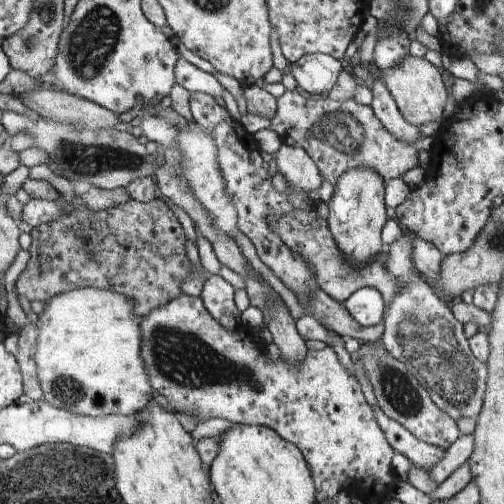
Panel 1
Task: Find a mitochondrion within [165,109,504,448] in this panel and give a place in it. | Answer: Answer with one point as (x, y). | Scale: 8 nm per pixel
(429, 339)

